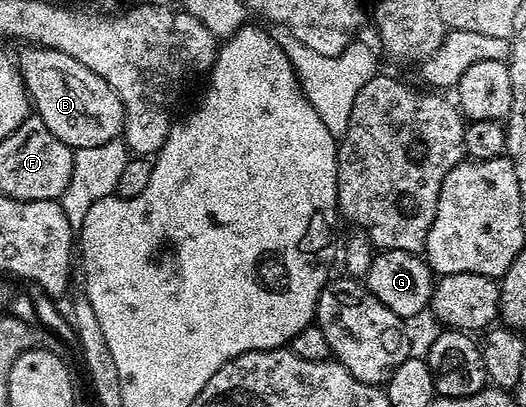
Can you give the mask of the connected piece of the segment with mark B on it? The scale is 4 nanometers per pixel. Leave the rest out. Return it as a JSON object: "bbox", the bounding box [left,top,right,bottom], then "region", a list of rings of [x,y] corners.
{"bbox":[18,45,126,149],"region":[[[24,45],[19,49],[21,51],[20,55],[18,54],[18,66],[28,90],[31,106],[38,118],[67,147],[77,149],[106,145],[123,136],[126,126],[124,105],[118,97],[118,93],[114,93],[111,85],[102,77],[98,77],[98,73],[94,73],[94,69],[86,69],[86,65],[82,65],[82,61],[49,47]]]}

